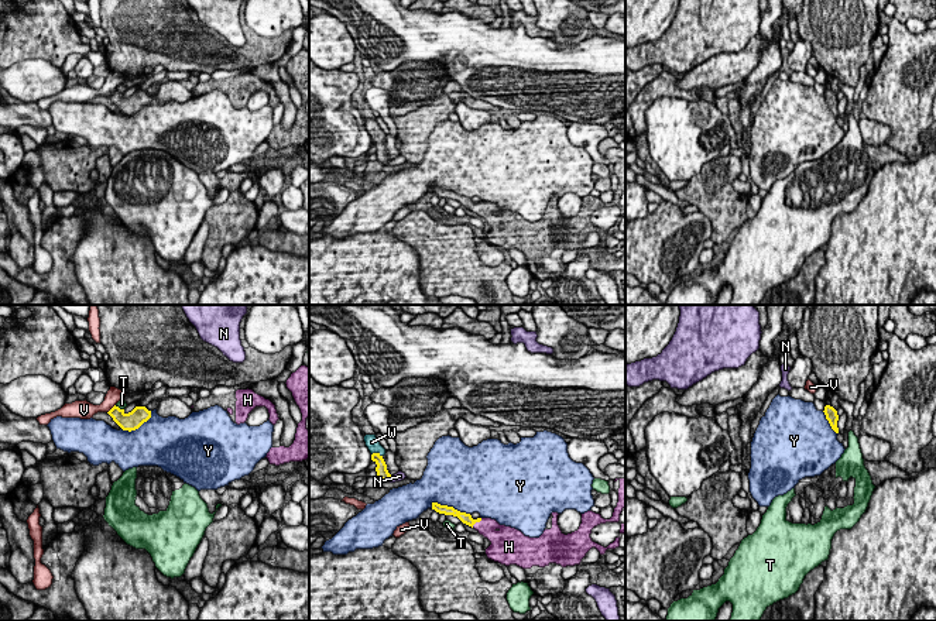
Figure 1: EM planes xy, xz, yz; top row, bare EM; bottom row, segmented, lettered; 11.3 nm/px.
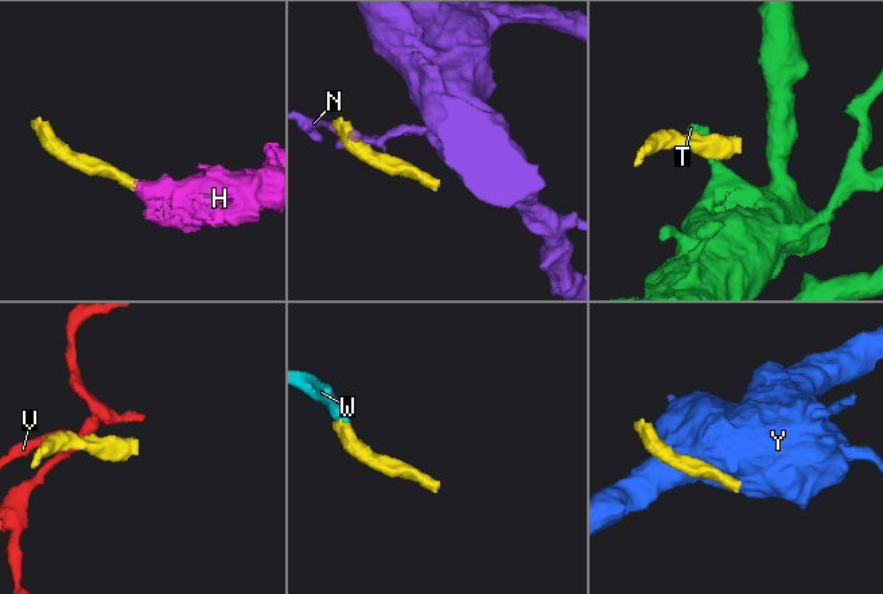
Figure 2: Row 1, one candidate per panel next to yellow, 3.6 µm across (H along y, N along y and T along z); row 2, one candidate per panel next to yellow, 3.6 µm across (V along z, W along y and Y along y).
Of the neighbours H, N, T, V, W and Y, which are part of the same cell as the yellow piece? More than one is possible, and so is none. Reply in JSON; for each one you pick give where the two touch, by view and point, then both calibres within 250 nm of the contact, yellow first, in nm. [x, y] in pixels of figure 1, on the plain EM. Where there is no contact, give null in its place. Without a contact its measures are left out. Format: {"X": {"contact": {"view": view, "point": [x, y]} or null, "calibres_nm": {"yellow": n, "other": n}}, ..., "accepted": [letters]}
{"H": {"contact": {"view": "xz", "point": [476, 205]}, "calibres_nm": {"yellow": 130, "other": 200}}, "W": {"contact": {"view": "xz", "point": [377, 137]}, "calibres_nm": {"yellow": 130, "other": 160}}, "accepted": ["H", "W"]}

